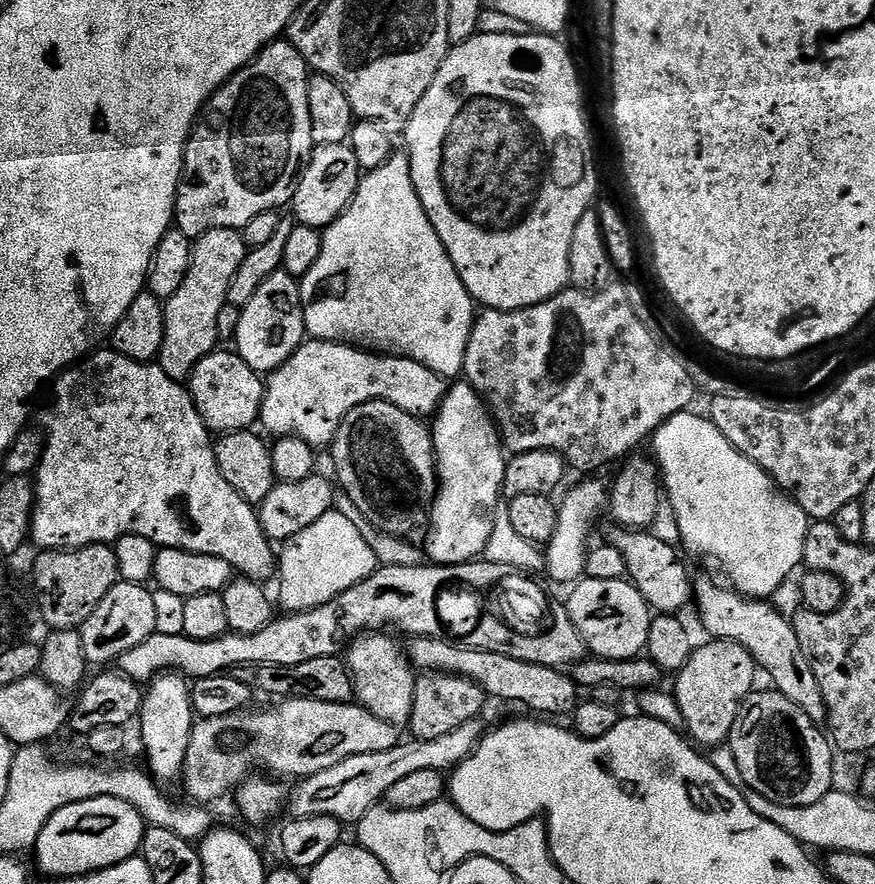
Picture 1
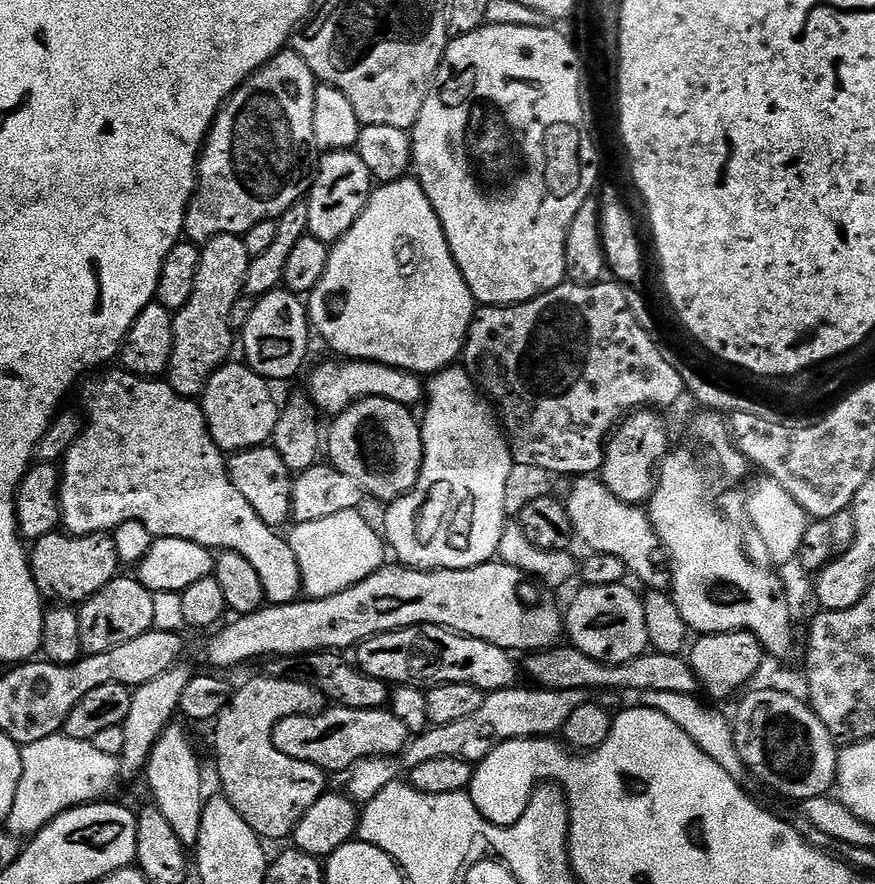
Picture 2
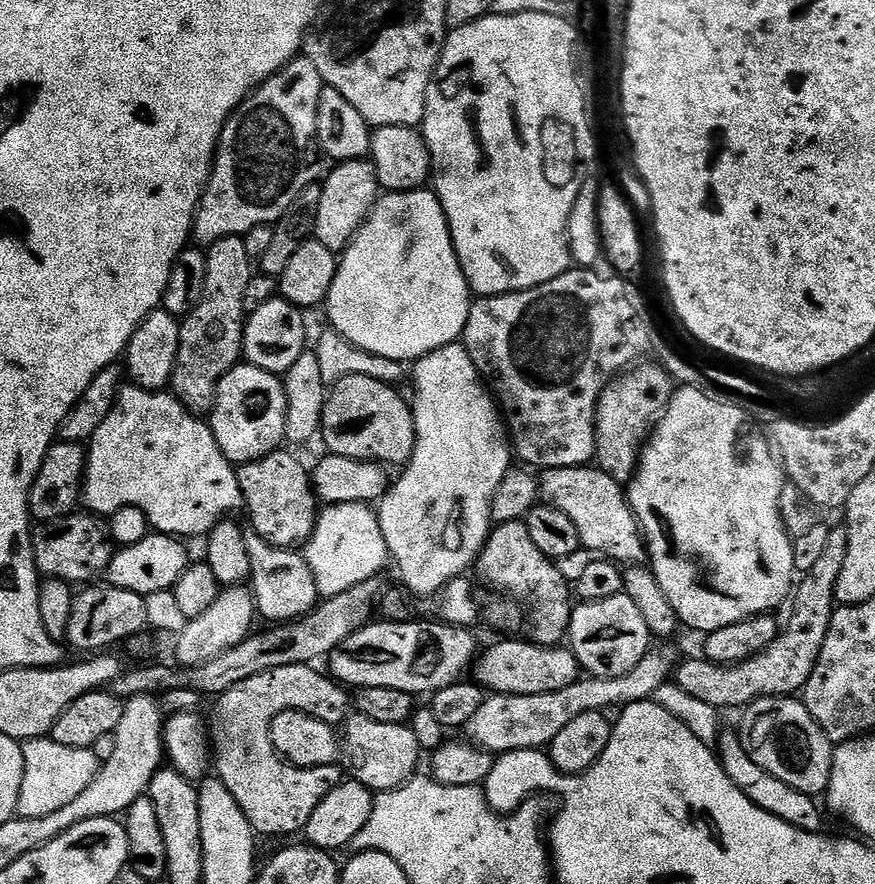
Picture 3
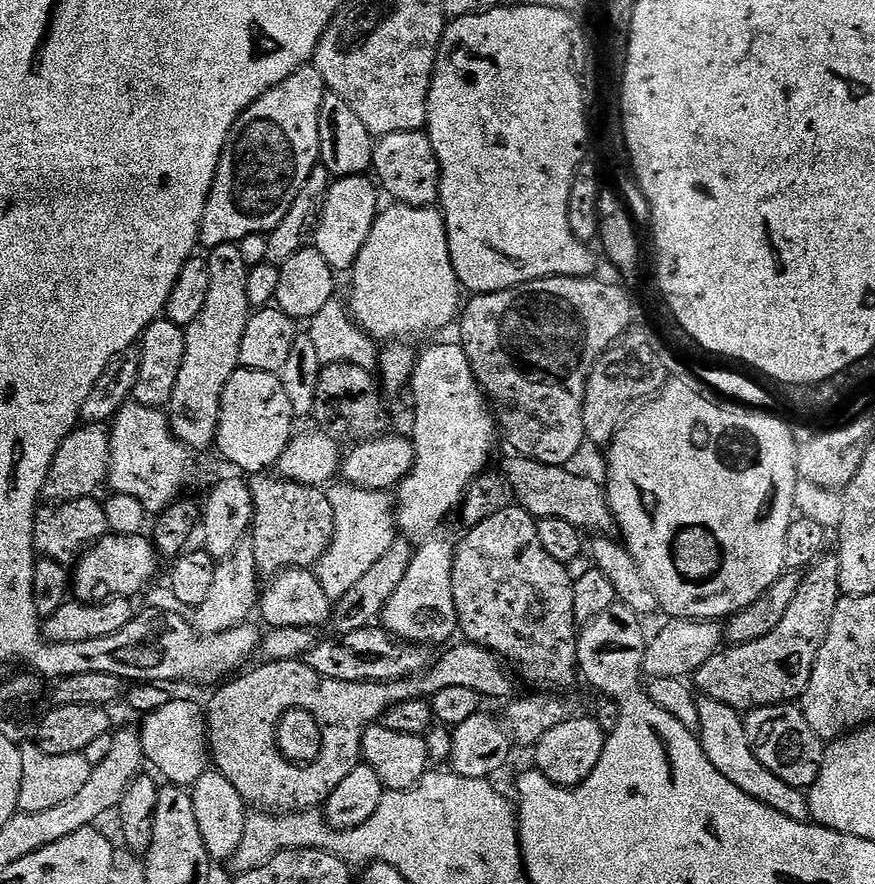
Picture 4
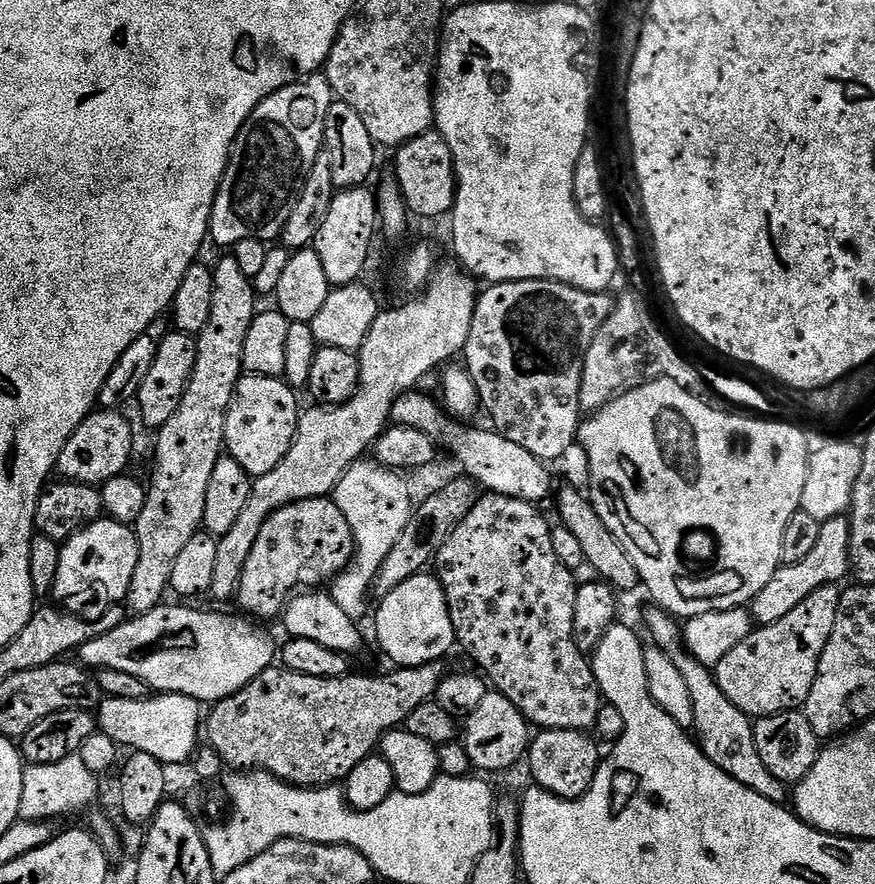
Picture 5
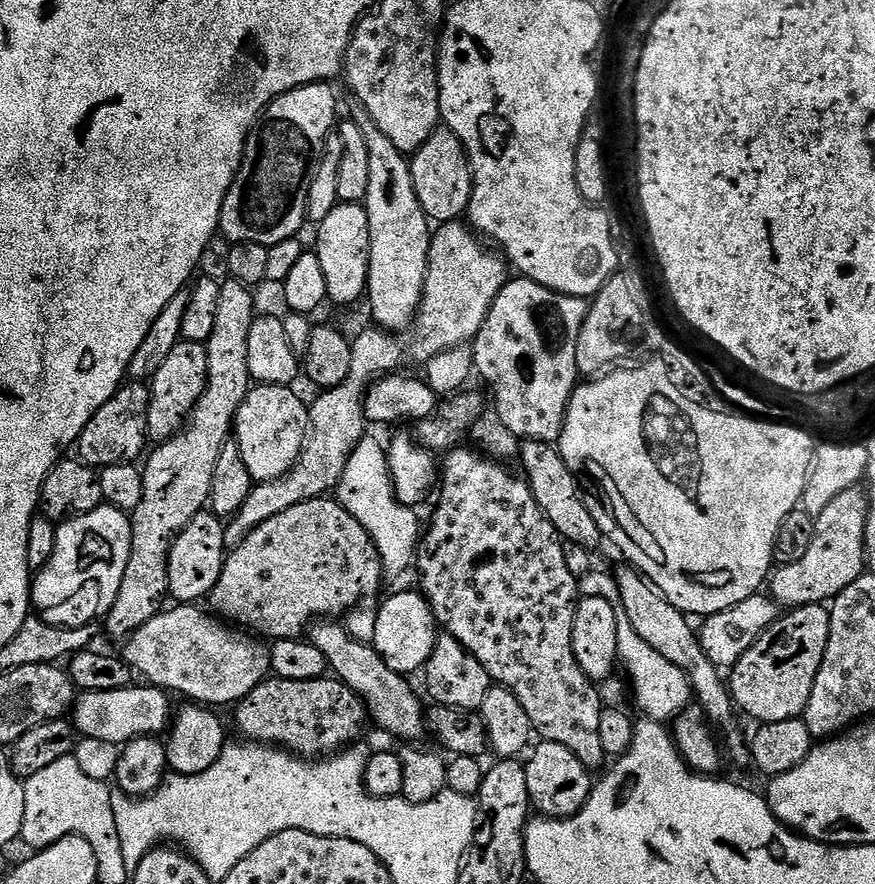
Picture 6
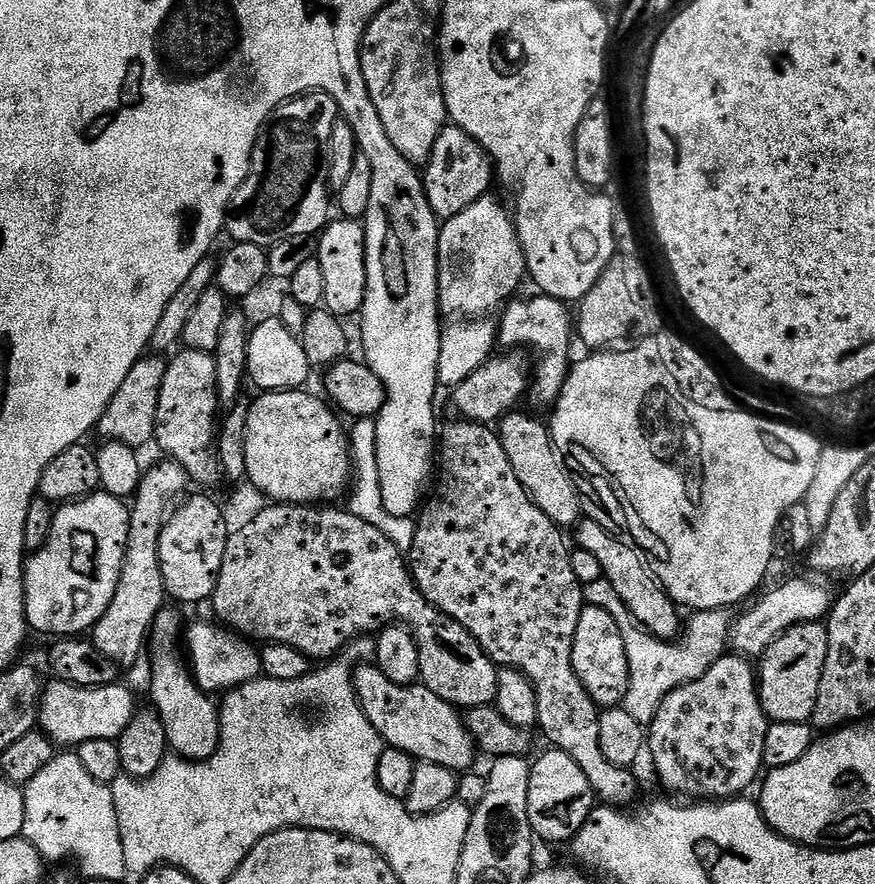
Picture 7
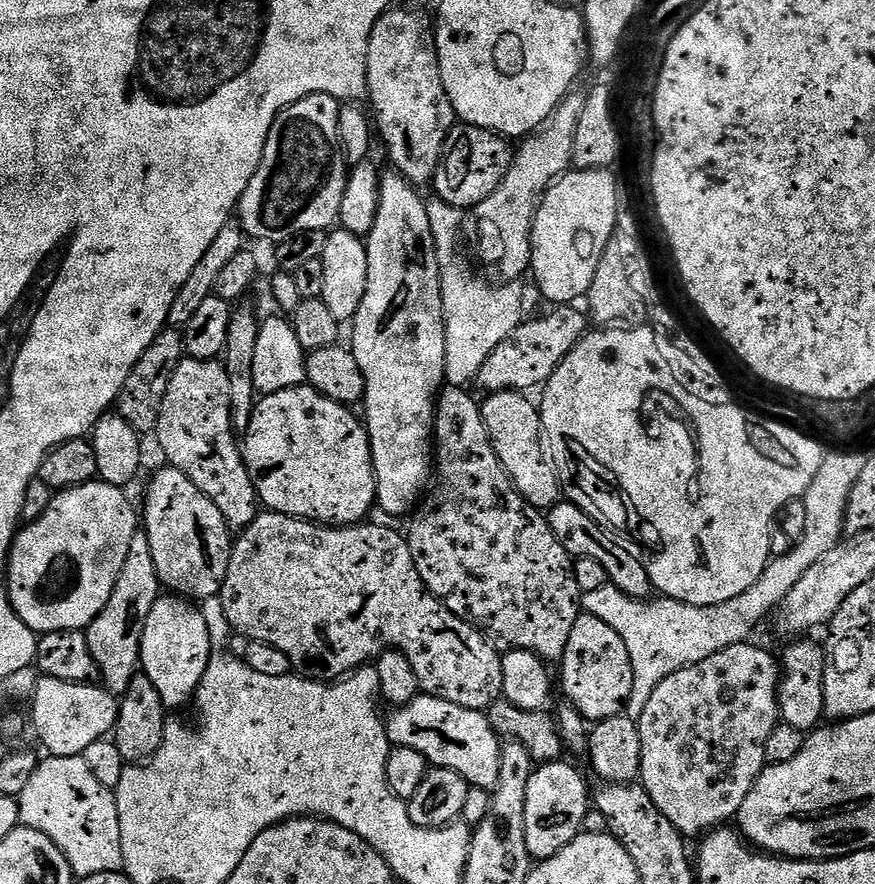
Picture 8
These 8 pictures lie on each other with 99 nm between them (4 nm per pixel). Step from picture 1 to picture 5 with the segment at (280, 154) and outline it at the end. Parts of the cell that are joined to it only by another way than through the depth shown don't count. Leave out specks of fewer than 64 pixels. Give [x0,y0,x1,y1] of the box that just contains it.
[210,74,334,250]

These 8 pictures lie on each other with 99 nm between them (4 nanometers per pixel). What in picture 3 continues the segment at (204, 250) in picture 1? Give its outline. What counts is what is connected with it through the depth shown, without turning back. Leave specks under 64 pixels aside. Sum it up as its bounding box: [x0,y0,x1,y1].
[171,236,254,413]

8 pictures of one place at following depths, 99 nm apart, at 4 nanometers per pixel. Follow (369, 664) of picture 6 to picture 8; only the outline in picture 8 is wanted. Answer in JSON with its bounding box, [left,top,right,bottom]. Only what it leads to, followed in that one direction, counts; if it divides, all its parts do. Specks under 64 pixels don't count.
[386,694,502,789]

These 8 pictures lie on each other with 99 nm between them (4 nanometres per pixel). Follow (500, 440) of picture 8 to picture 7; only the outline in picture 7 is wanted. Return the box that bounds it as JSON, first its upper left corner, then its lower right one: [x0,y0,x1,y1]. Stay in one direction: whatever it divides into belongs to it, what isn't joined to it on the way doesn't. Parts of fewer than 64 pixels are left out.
[498,411,582,529]

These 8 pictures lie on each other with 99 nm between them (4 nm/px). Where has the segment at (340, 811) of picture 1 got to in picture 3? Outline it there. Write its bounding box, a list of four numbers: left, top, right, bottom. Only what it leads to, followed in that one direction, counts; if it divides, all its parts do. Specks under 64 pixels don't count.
[466,642,678,754]

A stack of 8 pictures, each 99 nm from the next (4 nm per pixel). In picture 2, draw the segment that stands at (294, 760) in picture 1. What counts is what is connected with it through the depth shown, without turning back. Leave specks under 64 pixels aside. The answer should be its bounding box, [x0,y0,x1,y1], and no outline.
[272,706,410,774]

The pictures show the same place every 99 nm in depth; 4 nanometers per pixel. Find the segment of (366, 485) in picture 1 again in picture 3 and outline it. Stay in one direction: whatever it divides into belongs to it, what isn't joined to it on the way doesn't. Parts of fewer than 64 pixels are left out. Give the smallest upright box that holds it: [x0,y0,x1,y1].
[319,377,416,466]

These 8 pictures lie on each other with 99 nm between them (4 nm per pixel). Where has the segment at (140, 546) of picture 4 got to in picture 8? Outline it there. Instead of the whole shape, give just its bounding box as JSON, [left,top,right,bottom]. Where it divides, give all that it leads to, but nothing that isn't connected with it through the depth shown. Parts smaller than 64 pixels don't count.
[8,478,138,634]

